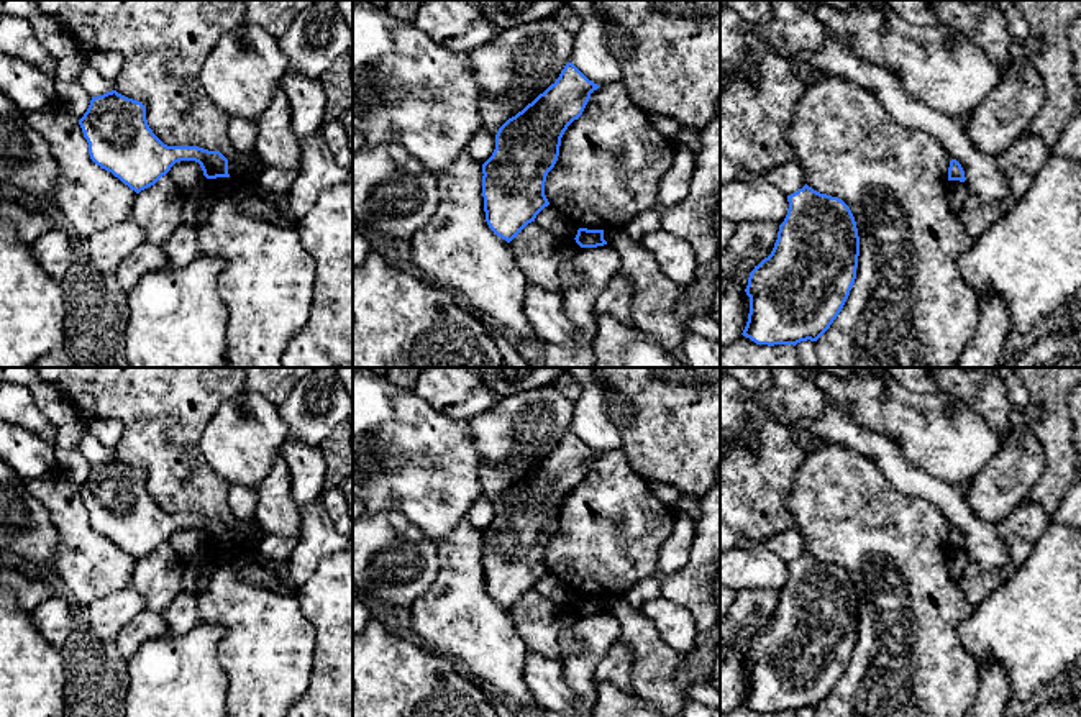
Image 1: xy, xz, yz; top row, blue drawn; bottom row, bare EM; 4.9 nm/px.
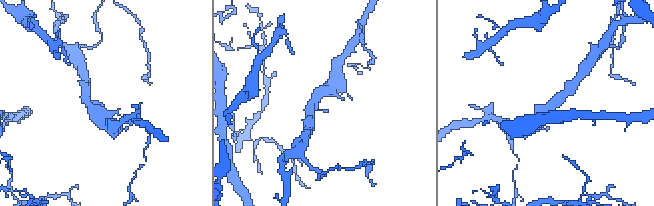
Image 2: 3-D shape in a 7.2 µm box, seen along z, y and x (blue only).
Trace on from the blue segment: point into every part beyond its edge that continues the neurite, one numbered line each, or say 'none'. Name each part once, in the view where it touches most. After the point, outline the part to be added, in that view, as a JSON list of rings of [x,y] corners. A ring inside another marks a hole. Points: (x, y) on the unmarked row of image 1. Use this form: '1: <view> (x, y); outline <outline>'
none

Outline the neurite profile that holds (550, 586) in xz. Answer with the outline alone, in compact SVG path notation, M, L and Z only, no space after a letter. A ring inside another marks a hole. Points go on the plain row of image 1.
M553 573L545 574L535 586L535 589L558 604L569 604L572 592L561 582Z

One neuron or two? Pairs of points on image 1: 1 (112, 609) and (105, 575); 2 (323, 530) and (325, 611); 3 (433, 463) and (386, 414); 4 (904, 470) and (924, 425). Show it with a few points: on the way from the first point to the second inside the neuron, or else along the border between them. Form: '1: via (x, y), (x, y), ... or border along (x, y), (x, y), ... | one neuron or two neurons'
1: border along (130, 584), (97, 598), (87, 607) | two neurons
2: border along (335, 552), (328, 553), (299, 586) | two neurons
3: via (422, 452), (396, 425) | one neuron
4: border along (880, 433), (912, 466), (940, 479) | two neurons

